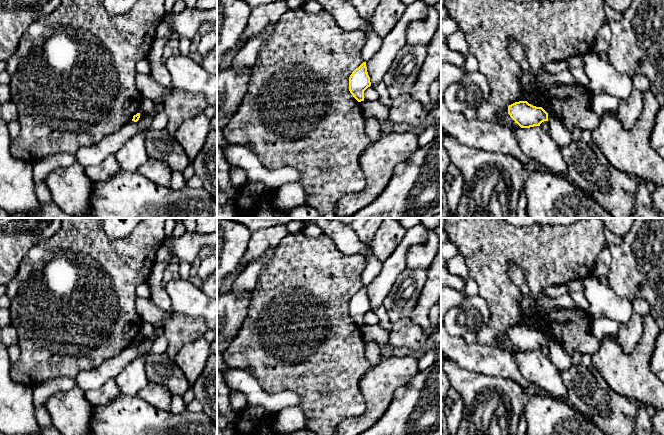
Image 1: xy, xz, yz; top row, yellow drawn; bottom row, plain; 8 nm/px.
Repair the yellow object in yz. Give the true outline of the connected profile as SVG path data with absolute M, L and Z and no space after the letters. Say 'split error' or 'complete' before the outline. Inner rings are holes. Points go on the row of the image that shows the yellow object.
complete; M527 101L515 102L508 106L508 114L521 128L540 126L548 121L548 113L542 107L536 107Z

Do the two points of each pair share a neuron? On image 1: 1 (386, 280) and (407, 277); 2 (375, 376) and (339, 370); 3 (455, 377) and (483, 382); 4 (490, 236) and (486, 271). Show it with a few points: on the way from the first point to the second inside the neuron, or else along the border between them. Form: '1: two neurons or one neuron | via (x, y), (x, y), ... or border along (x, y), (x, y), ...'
1: two neurons | border along (407, 267), (398, 276), (384, 299)
2: two neurons | border along (371, 366), (359, 380), (359, 391), (364, 398)
3: one neuron | via (462, 380), (464, 382), (476, 382)
4: one neuron | via (489, 245), (488, 262)

